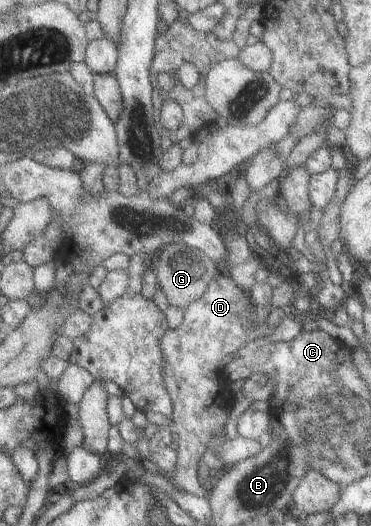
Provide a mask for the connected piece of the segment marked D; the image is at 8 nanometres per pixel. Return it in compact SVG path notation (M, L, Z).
M220 270L210 280L206 291L183 309L178 327L166 329L158 341L158 349L162 354L162 381L171 399L169 419L171 429L176 432L176 441L172 444L176 451L176 465L169 481L174 489L182 493L204 495L206 488L196 474L197 463L207 450L206 443L210 441L210 435L223 431L228 420L228 399L218 393L222 384L227 382L221 377L221 366L236 349L256 337L278 343L292 341L300 333L304 317L297 314L285 316L276 327L268 327L266 323L254 321L250 304L246 293Z

